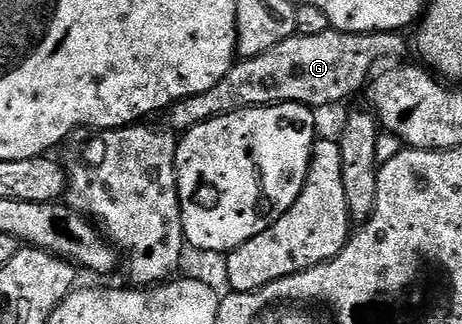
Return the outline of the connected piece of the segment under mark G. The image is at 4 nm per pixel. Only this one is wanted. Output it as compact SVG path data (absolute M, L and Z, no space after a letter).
M332 28L320 31L320 35L285 37L276 47L260 51L260 55L235 60L228 75L208 91L174 102L165 114L165 124L171 130L185 131L223 113L255 105L277 105L279 101L309 105L321 111L325 105L352 96L358 88L359 92L383 63L401 62L406 53L402 37L405 36L401 32L341 33Z

